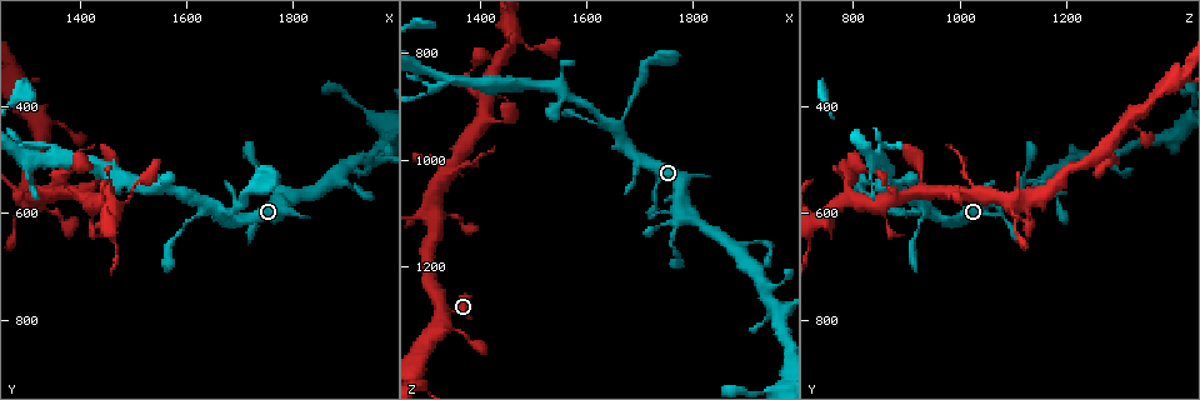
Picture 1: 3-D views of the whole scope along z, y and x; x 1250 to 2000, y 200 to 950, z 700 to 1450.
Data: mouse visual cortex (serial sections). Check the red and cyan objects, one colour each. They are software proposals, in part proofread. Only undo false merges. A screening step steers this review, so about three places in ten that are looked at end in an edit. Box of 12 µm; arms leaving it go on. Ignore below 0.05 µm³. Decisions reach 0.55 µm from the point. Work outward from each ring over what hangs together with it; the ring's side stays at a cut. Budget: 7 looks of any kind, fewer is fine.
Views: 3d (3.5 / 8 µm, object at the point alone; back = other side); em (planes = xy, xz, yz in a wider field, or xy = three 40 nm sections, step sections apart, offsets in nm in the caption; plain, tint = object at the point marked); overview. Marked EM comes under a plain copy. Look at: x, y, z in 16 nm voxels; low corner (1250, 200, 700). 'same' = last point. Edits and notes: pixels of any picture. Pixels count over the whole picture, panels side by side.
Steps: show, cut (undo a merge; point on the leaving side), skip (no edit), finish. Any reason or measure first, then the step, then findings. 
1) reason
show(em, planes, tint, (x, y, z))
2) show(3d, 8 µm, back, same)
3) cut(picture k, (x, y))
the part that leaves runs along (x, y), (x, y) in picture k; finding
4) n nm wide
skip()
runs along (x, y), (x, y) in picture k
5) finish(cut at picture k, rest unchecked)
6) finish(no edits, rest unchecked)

abrupt turn
show(3d, 8 µm, back, (1330, 590, 1100))

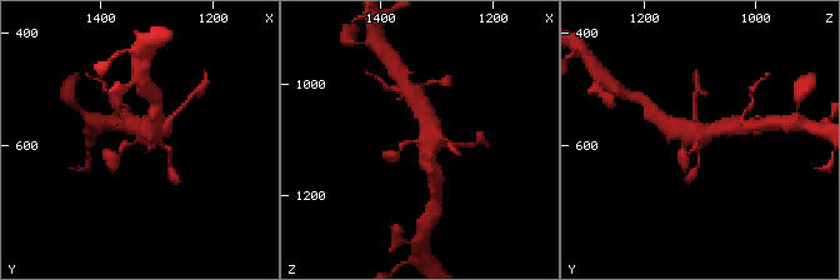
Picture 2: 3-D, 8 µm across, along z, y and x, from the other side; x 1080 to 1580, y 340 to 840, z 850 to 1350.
show(3d, 3.5 µm, back, (1330, 590, 1100))

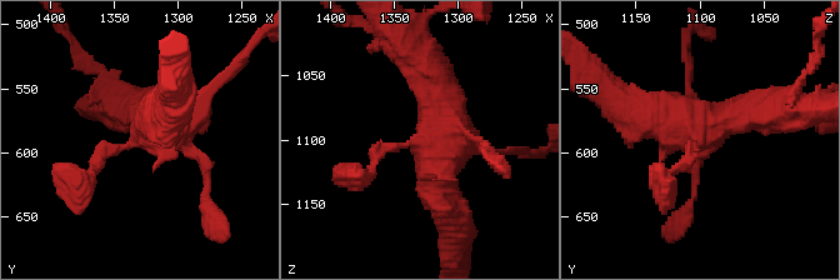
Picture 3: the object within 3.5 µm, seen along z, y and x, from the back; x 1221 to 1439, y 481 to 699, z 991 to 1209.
shape alone is not enough
show(em, planes, tint, (1332, 588, 1102))

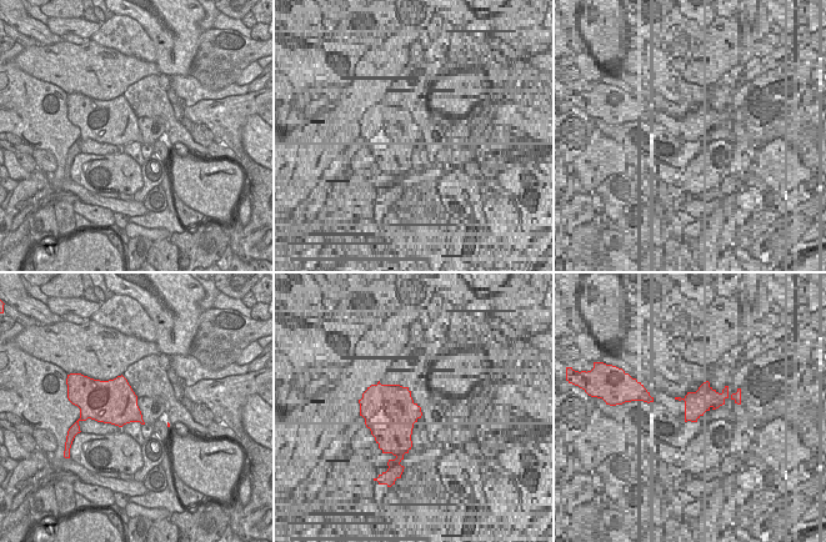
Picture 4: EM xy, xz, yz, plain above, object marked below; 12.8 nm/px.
skip()
all the same cell

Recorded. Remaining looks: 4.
looks like a crossing
show(3d, 3.5 µm, back, (1665, 595, 940))

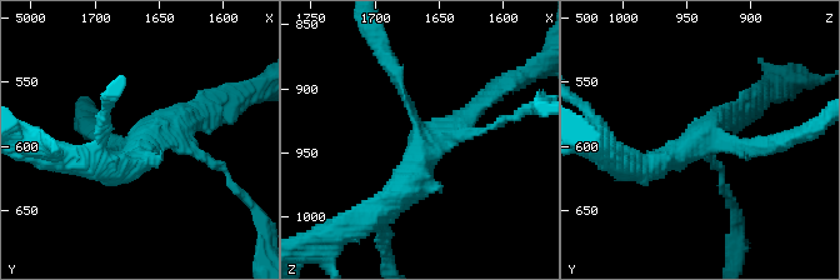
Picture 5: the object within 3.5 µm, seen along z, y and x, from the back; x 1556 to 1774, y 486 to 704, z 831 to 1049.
now the EM
show(em, xy, step 1, tint, (1660, 594, 944))

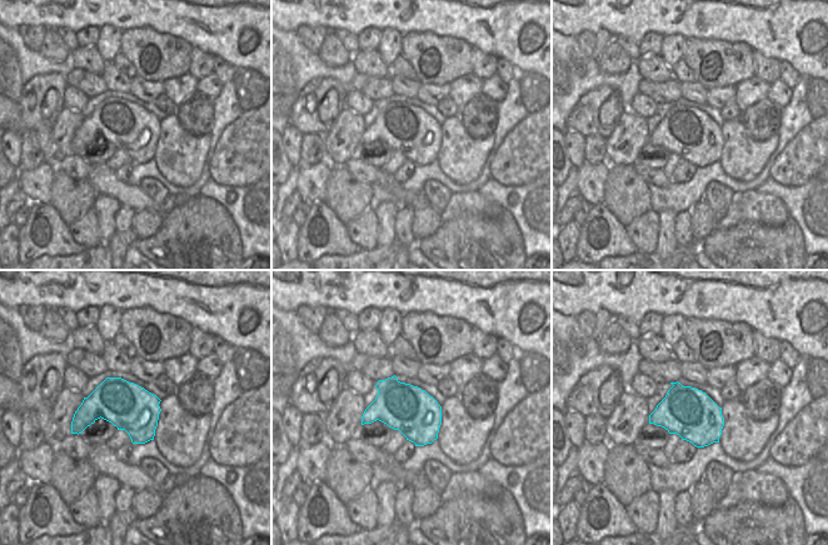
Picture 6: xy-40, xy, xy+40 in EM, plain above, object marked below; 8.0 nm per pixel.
arms of 100, 150, 250, 350 nm
skip()
runs along (388, 205), (419, 150), (491, 96) in picture 5; all the same cell

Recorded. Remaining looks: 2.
three-way junction
show(3d, 3.5 µm, (1360, 500, 855))

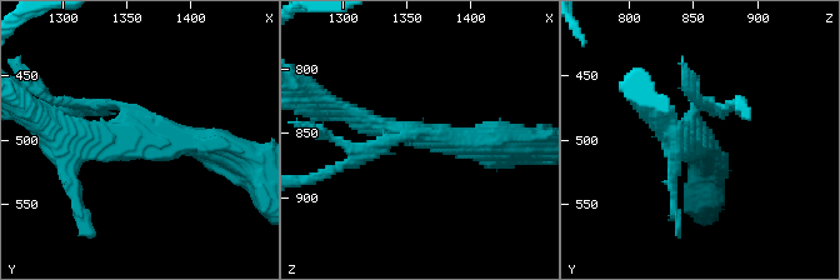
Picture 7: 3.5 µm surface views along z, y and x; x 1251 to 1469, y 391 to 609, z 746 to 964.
3 arms; arms of 150, 300, 350 nm
show(em, planes, tint, (1364, 502, 854))

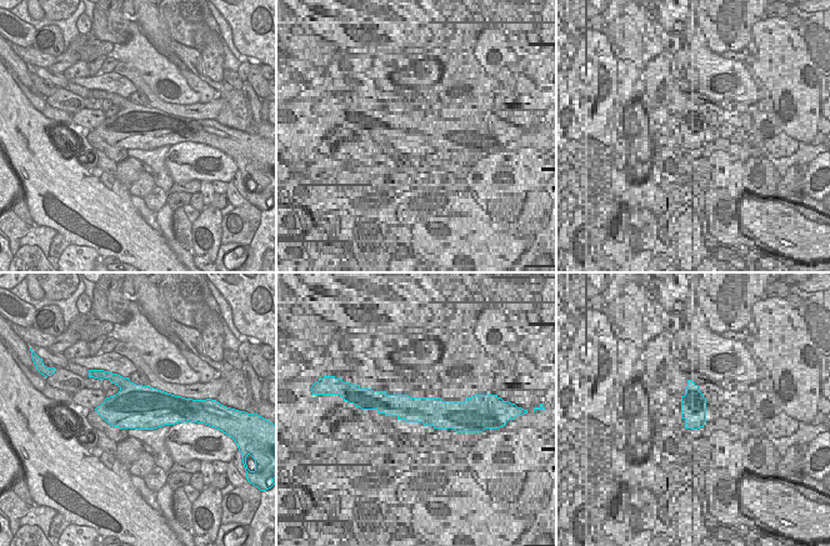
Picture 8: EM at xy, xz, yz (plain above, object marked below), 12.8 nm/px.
skip()
runs along (508, 144), (423, 138), (346, 113) in picture 7; all the same cell

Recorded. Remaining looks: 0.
finish(no edits, rest unchecked)

